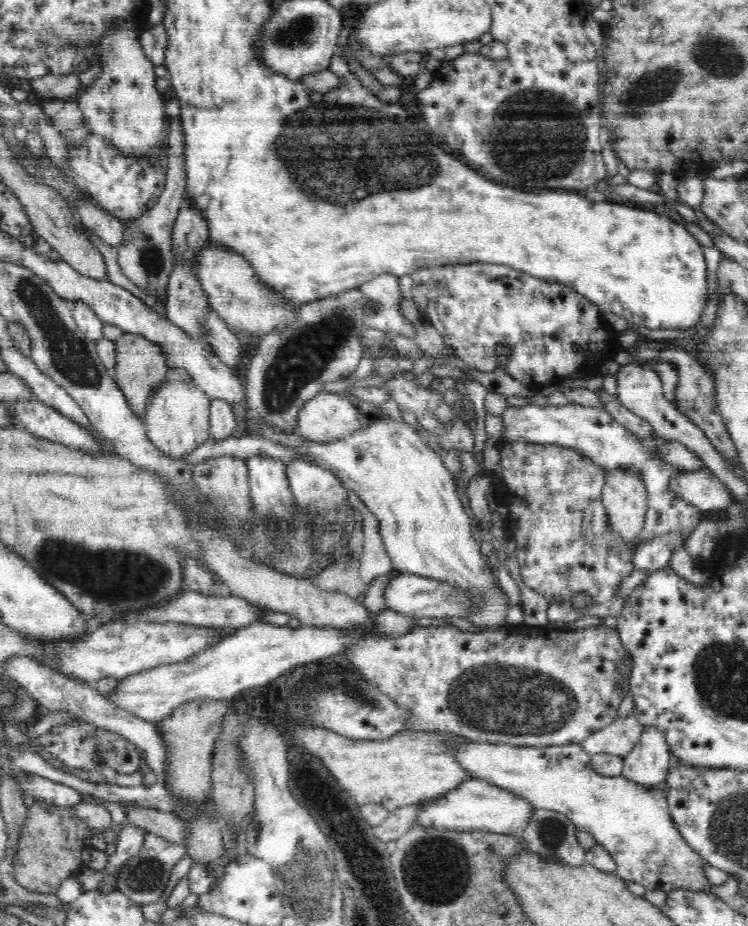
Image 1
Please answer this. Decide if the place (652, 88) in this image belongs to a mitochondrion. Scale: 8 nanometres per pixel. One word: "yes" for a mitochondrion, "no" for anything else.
yes

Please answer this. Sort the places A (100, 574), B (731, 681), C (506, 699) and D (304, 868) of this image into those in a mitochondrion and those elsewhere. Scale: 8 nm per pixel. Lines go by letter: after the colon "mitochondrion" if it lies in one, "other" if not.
A: mitochondrion
B: mitochondrion
C: mitochondrion
D: mitochondrion

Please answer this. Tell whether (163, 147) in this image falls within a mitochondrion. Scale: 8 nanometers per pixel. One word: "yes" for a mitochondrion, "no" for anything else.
no

